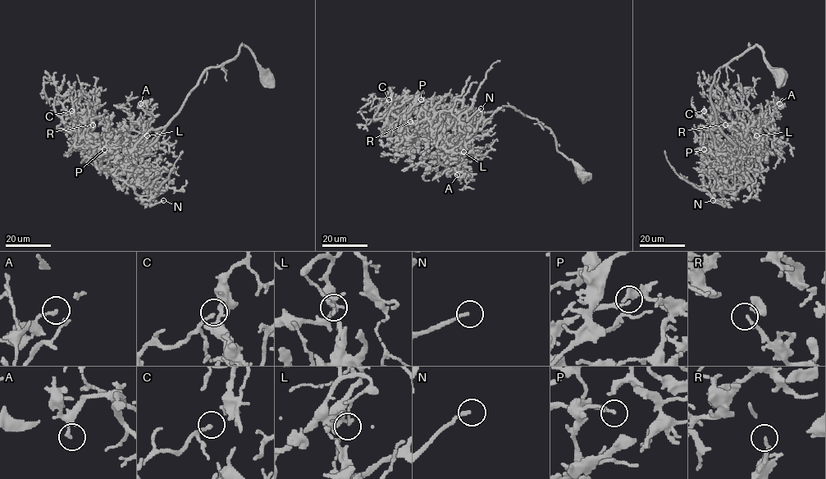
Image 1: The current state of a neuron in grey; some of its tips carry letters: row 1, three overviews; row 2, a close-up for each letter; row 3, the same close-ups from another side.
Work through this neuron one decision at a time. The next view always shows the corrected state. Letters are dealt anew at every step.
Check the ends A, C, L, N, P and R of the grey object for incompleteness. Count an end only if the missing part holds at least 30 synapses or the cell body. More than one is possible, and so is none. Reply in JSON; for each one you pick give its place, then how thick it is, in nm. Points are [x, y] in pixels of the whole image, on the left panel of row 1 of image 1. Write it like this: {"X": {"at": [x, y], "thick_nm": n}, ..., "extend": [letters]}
{"C": {"at": [71, 111], "thick_nm": 130}, "N": {"at": [163, 200], "thick_nm": 150}, "R": {"at": [93, 125], "thick_nm": 170}, "extend": ["C", "N", "R"]}

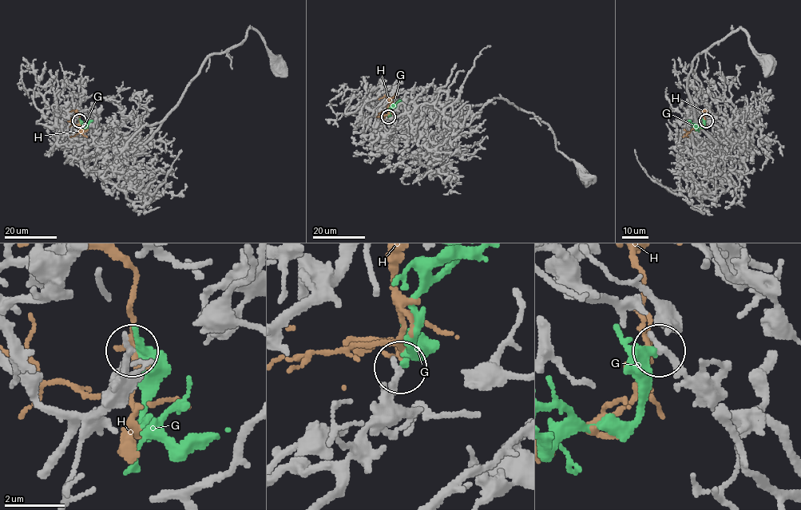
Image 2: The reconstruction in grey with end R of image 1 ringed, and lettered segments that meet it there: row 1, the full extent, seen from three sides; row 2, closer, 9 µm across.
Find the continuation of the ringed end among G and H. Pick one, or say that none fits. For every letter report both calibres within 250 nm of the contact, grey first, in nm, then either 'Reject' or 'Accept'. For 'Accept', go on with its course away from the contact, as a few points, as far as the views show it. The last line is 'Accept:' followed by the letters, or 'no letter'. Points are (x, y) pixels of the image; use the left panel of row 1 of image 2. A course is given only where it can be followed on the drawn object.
G: Thickness 240 nm (grey) against 280 nm. Accept. Its course: (79, 120), (81, 127), (93, 120)
H: Thickness 200 nm (grey) against 180 nm. Reject
Accept: G

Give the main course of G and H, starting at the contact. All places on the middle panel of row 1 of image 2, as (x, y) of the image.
G: (387, 116), (394, 104), (402, 100)
H: (387, 116), (390, 101), (384, 96), (378, 99)

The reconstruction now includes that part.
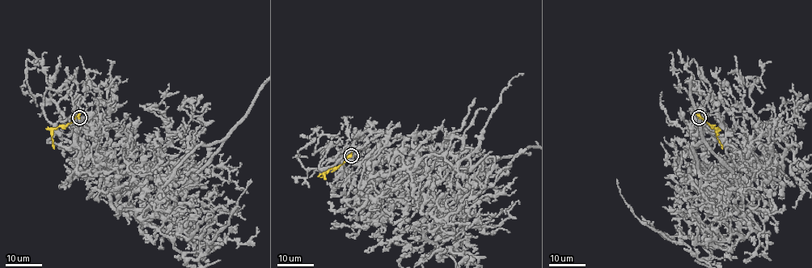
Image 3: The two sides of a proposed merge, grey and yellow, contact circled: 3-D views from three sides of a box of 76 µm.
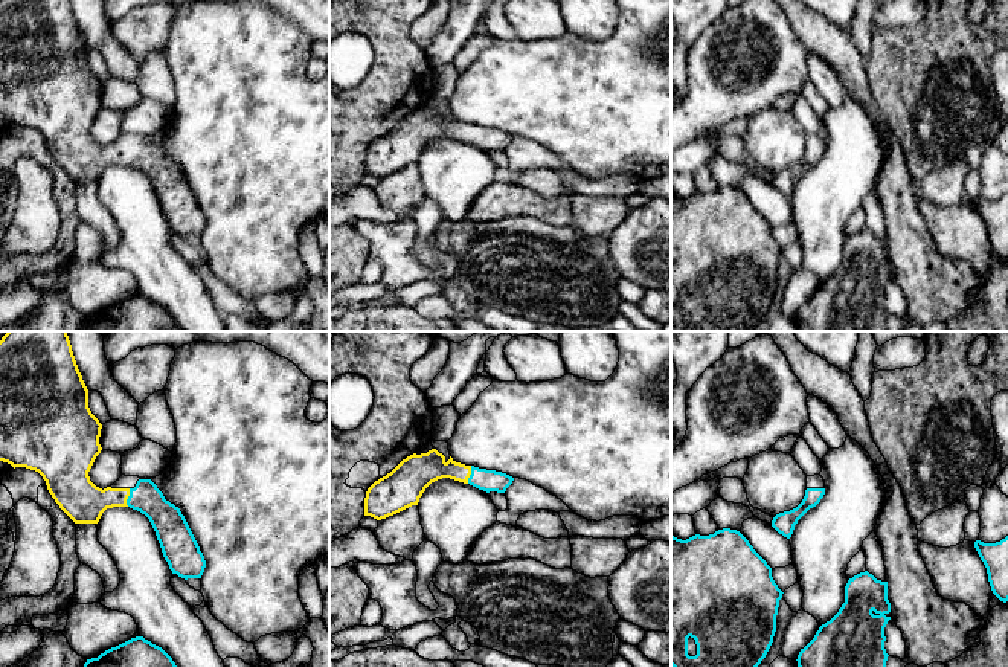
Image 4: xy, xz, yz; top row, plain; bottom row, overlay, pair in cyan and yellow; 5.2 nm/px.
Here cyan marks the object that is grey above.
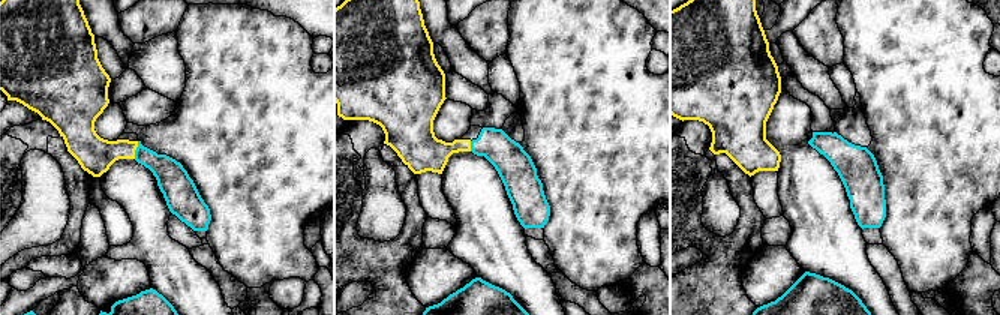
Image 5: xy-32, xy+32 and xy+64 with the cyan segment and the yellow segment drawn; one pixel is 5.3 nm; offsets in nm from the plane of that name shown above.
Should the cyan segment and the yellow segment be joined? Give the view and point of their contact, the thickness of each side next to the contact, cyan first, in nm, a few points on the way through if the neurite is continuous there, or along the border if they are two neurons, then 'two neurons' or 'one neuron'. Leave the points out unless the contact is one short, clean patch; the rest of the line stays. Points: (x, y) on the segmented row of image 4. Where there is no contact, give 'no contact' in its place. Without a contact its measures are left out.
xy (128, 498) | 170/220 nm | across xy (166, 519), (145, 498), (128, 498), (105, 498), (84, 502) | one neuron

